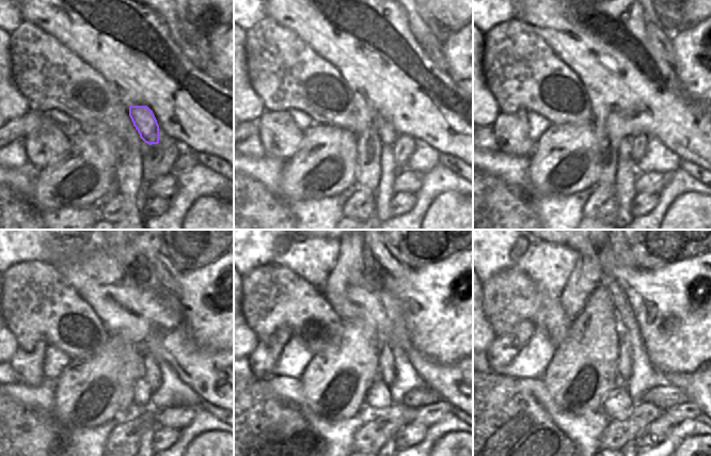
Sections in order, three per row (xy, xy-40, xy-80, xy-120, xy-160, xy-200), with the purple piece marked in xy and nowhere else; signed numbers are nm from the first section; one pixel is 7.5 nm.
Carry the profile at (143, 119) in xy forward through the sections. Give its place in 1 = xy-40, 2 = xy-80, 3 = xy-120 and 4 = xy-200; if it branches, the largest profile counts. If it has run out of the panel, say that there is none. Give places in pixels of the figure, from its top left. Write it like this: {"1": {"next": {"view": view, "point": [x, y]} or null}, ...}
{"1": {"next": {"view": "xy-40", "point": [388, 136]}}, "2": {"next": {"view": "xy-80", "point": [625, 146]}}, "3": {"next": {"view": "xy-120", "point": [142, 392]}}, "4": {"next": {"view": "xy-200", "point": [617, 404]}}}

